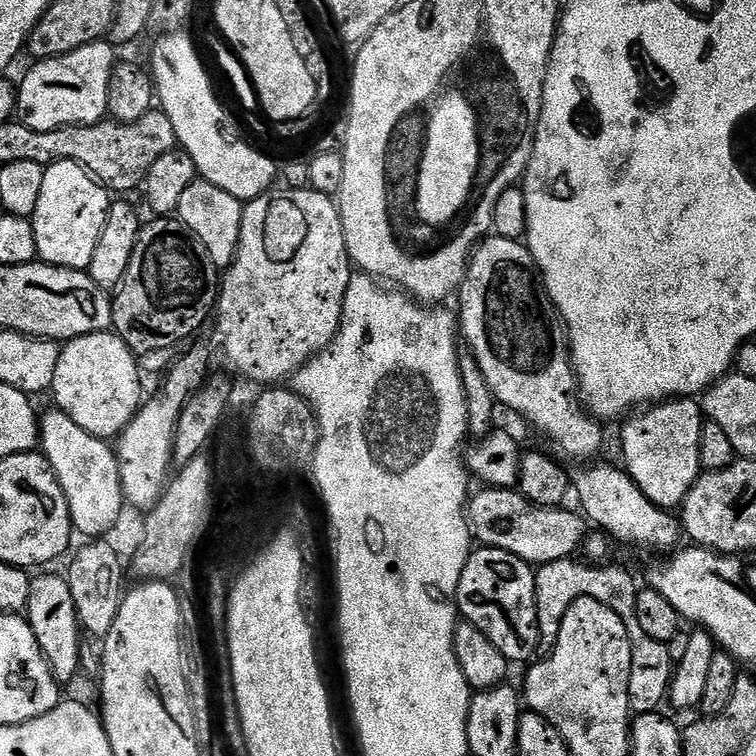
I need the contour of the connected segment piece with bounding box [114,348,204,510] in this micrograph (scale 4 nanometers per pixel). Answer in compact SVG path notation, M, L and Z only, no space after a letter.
M196 348L188 352L168 372L168 381L164 389L145 403L120 433L114 444L116 461L120 467L124 499L136 508L150 510L164 497L164 491L170 483L168 467L172 462L172 439L176 436L176 419L180 411L189 403L188 395L204 380L204 352Z

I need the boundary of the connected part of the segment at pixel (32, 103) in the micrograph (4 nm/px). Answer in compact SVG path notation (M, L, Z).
M102 39L78 46L78 50L70 50L70 54L35 61L24 81L18 84L16 110L19 123L35 132L45 132L66 126L96 124L105 119L110 78L118 63L115 51L117 49L107 39Z

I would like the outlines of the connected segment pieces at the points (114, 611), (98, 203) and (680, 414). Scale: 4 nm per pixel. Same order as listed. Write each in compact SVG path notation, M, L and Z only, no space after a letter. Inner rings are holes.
M96 538L76 552L72 565L66 571L66 579L70 586L70 594L74 594L74 606L80 619L81 629L97 638L108 635L110 626L114 626L114 618L118 618L120 603L124 601L126 583L124 584L124 568L120 565L120 556L108 545L104 538Z
M59 160L47 165L42 178L42 194L30 217L34 226L37 257L59 268L86 270L94 258L94 246L108 224L110 193L78 162Z
M673 398L645 407L641 412L644 412L641 416L633 415L623 421L624 429L620 432L620 448L624 451L622 468L650 502L667 510L679 509L702 474L700 443L706 417L701 401Z

